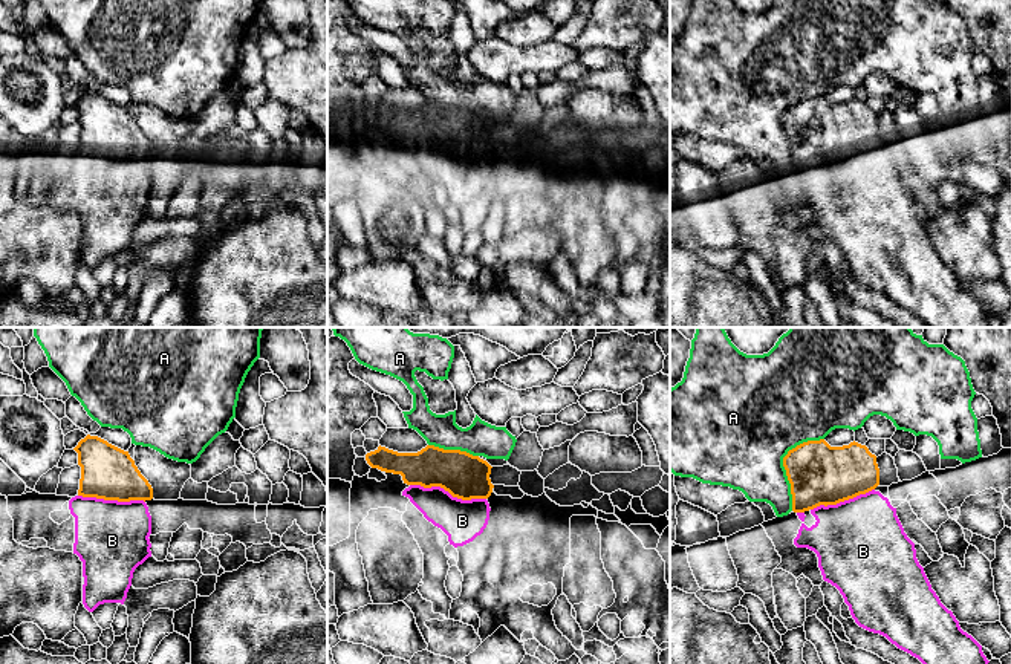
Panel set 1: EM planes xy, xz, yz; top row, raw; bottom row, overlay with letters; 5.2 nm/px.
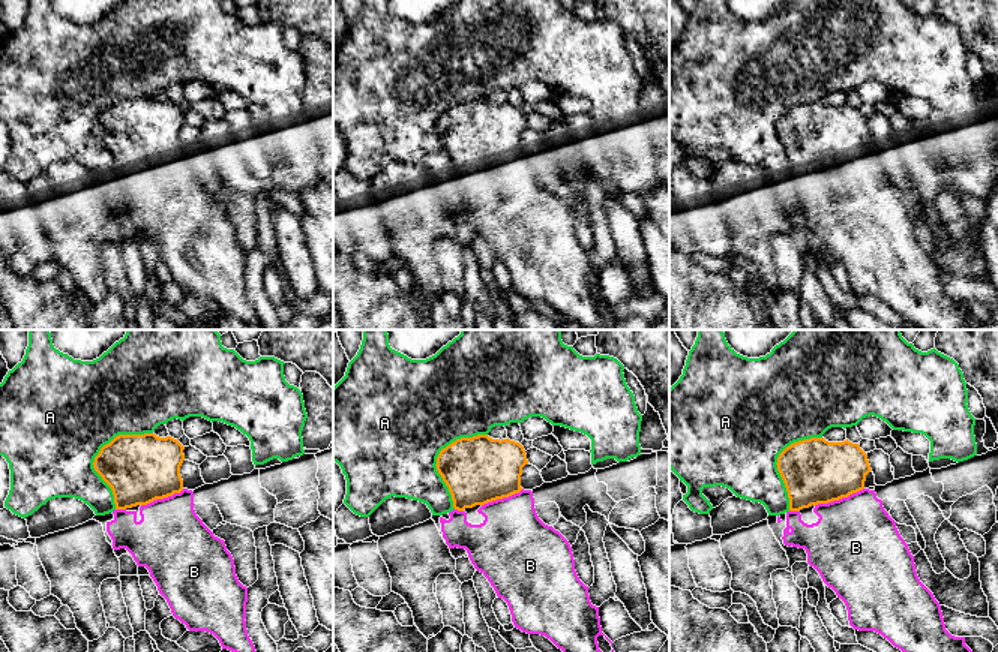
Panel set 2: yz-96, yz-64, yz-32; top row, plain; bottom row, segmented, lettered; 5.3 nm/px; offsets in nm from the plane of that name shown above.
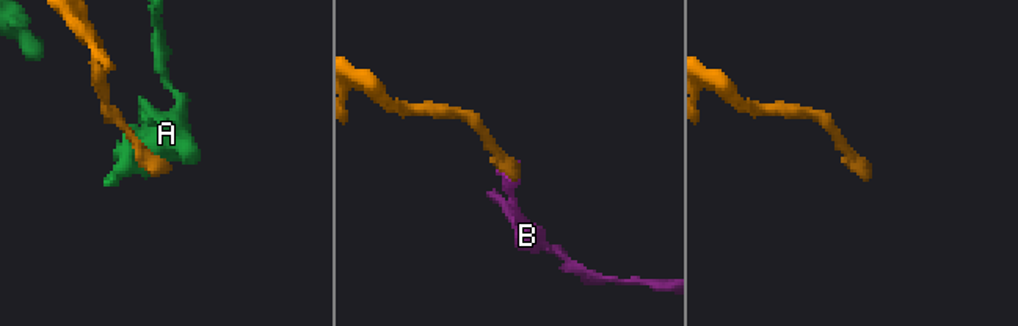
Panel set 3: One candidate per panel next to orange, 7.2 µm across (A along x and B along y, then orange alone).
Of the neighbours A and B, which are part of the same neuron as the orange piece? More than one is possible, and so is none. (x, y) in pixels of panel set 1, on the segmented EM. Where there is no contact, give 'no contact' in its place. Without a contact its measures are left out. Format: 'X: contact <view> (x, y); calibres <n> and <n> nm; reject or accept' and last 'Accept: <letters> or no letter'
A: contact yz (783, 464); calibres 320 and 460 nm; reject
B: contact xz (448, 491); calibres 240 and 220 nm; accept
Accept: B

